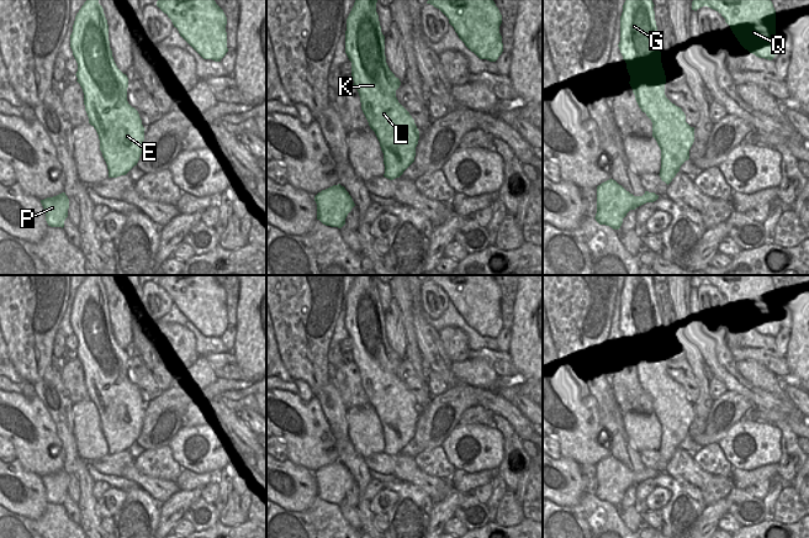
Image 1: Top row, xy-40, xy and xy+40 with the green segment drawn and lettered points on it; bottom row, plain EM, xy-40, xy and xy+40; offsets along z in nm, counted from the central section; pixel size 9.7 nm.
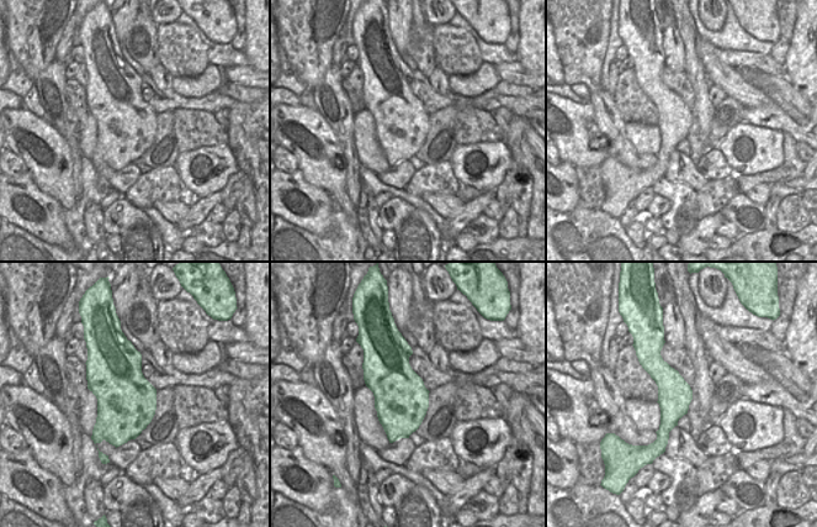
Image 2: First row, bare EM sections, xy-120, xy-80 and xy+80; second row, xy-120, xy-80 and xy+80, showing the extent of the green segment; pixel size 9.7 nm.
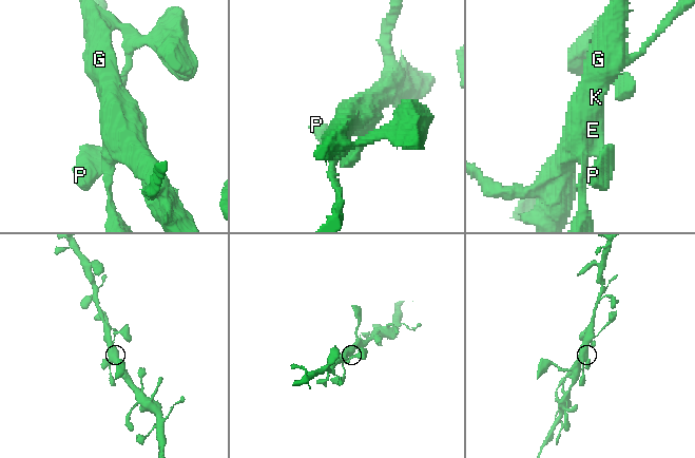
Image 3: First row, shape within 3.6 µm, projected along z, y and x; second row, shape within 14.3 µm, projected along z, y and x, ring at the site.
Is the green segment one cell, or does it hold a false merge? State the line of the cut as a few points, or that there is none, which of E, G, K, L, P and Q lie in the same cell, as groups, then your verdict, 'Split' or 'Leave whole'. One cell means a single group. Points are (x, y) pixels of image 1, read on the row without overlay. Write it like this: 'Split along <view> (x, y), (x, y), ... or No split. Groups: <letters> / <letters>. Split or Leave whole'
No split. Groups: E G K L P Q. Leave whole.

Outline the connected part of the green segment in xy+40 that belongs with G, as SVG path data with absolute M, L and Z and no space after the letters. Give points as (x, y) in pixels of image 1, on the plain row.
M625 275L620 292L620 318L618 321L630 352L630 363L643 389L652 399L652 413L661 426L660 454L667 461L689 436L689 426L694 418L694 404L686 399L681 384L665 371L666 352L661 339L660 317L655 297L652 275Z

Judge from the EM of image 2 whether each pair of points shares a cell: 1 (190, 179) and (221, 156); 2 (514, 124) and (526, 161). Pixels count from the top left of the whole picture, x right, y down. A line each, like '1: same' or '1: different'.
1: same
2: same

